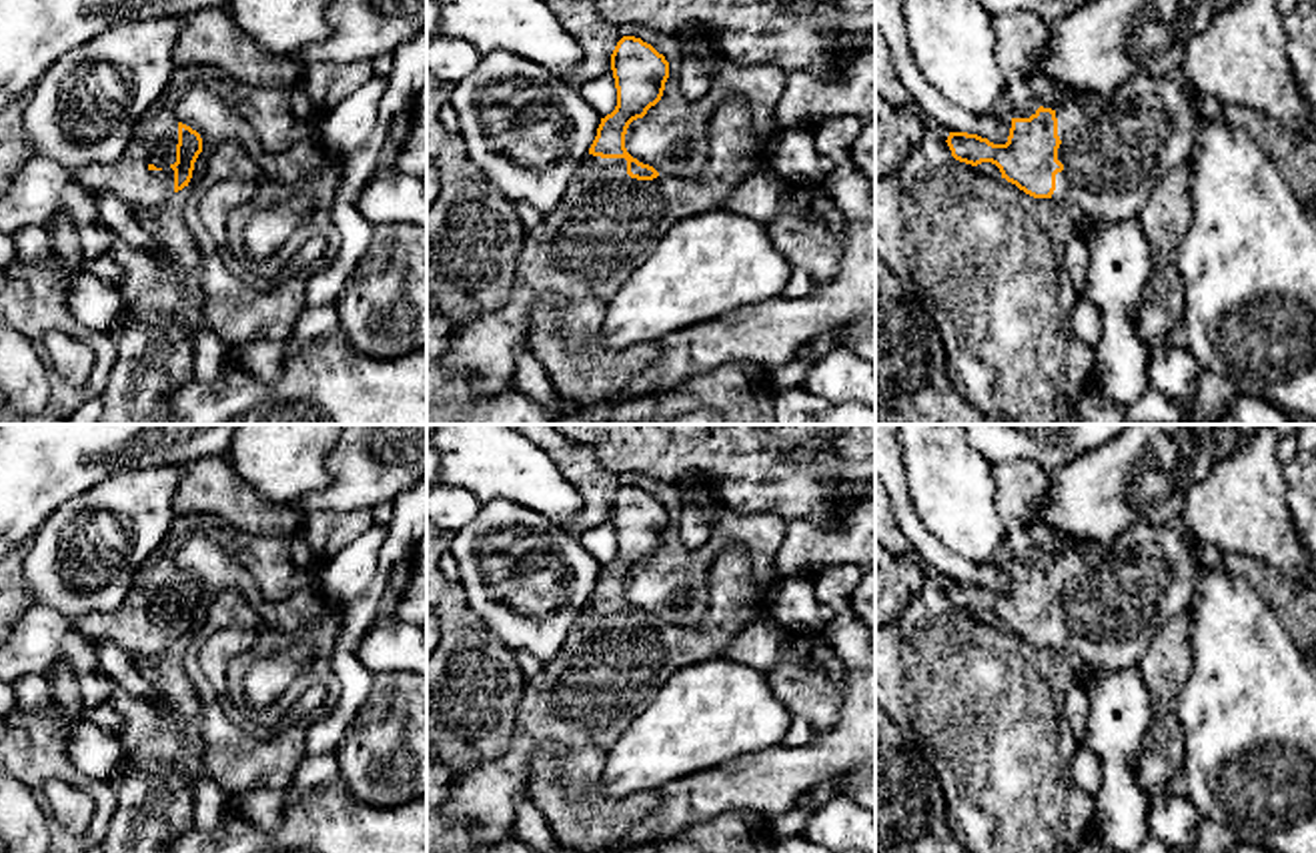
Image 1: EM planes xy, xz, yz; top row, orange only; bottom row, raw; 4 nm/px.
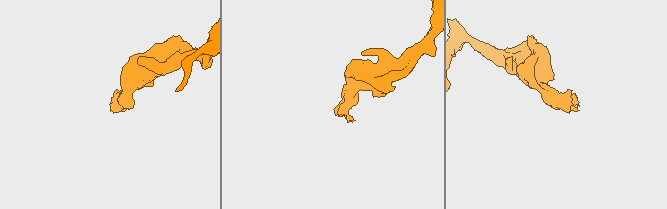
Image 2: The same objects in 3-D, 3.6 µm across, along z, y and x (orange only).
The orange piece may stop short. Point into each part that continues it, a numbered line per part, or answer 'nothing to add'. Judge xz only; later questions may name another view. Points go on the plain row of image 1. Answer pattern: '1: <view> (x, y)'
1: xz (607, 671)

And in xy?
1: xy (155, 585)

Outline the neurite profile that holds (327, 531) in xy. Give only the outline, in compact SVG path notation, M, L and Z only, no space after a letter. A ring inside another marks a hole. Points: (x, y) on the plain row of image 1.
M373 509L357 511L316 511L304 515L302 537L306 539L312 555L324 561L351 545L367 529L375 525Z

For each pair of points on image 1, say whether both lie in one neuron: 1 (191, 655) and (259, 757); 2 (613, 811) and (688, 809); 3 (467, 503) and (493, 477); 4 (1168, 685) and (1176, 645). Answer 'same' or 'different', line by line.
1: same
2: different
3: different
4: same

